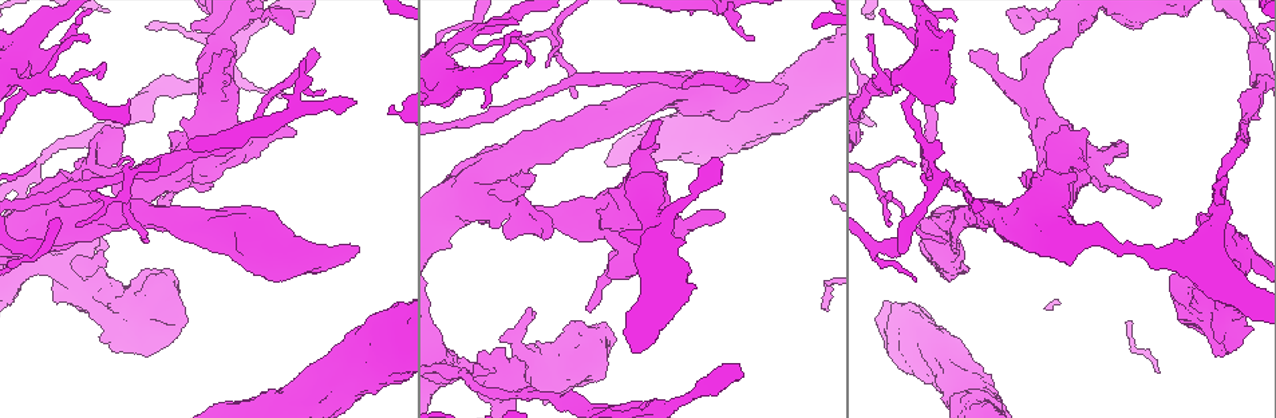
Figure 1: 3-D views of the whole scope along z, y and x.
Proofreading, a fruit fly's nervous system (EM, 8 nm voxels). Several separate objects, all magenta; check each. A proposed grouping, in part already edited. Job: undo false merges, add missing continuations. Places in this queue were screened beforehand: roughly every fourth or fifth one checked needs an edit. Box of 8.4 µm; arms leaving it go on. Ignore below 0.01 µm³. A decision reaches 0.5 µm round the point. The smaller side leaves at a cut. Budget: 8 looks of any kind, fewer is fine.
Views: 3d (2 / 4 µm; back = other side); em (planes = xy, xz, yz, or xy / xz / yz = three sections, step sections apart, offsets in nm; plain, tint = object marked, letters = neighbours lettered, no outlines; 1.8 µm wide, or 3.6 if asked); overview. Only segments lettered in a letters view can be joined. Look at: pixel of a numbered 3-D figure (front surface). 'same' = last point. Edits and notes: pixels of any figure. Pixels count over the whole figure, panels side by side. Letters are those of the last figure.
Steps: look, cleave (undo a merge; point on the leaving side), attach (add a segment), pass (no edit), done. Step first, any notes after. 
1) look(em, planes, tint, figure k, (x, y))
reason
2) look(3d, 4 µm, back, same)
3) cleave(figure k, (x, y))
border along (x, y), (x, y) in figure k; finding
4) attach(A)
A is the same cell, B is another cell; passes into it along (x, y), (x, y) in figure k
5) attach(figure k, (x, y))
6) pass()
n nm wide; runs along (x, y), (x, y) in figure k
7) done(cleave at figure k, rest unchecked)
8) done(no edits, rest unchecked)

look(em, planes, letters, figure 1, (314, 49))
end of a long branch

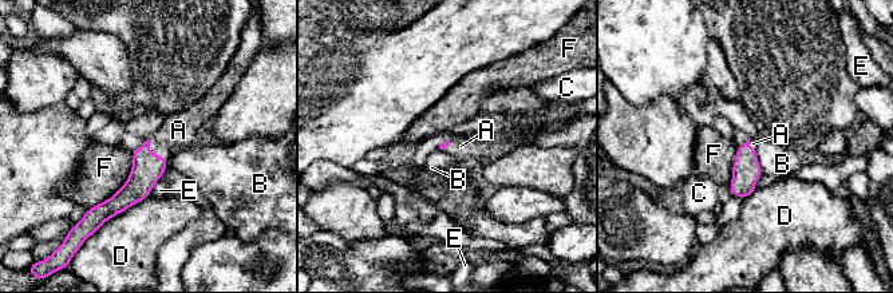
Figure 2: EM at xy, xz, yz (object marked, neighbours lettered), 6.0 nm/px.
attach(A)
A is the same cell, B, C, D, E and F are other cells; passes into it along (147, 169), (151, 153), (178, 130) in figure 2; the neuron continues

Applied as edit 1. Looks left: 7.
look(3d, 4 µm, figure 1, (590, 340))
abrupt turn

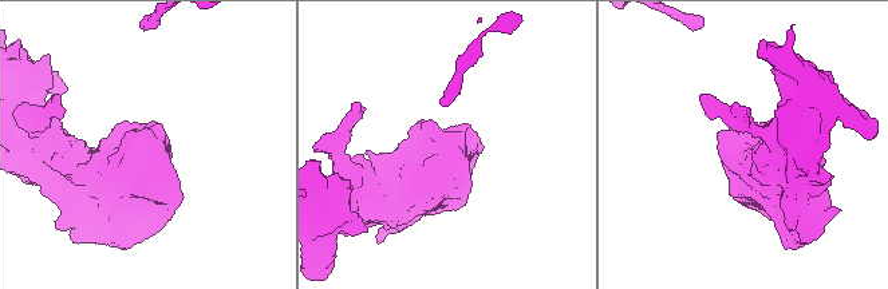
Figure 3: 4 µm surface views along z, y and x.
look(em, 3.6 µm, planes, letters, figure 3, (748, 143))

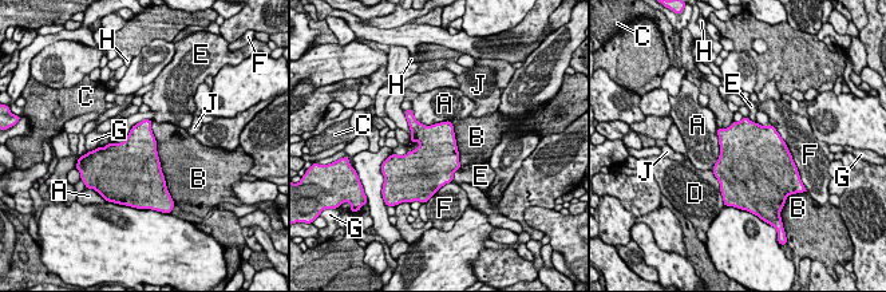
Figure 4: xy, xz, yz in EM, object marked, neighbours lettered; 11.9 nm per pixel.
pass()
A, B, C, D, E, F, G, H and J are other cells; border along (151, 121), (155, 150), (166, 180) in figure 4; all the same neuron

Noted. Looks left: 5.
look(em, yz, step 16, tint, figure 1, (451, 372))

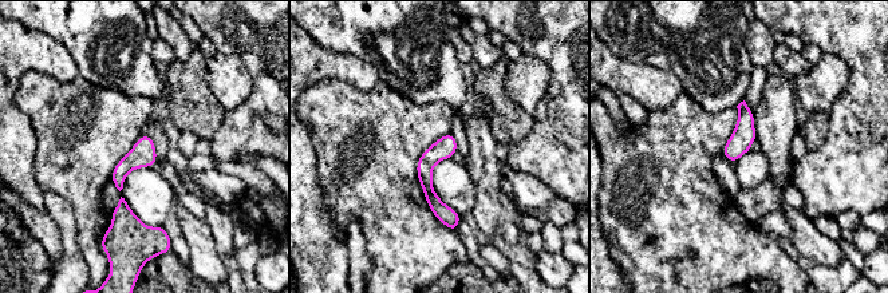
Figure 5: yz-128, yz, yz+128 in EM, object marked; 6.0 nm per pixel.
look(em, yz, step 16, letters, same)

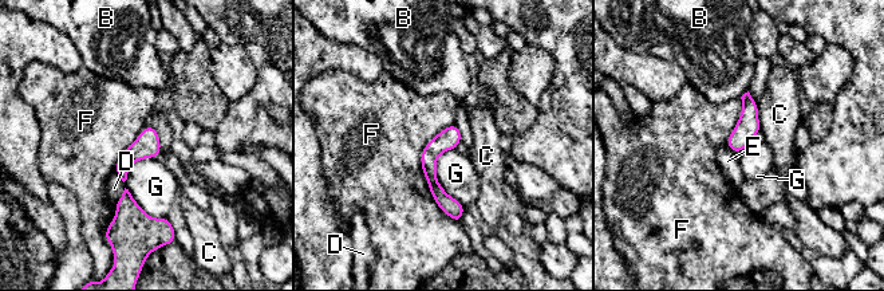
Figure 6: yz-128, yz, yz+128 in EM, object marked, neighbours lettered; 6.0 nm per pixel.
pass()
B, C, D, E, F and G are other cells; all the same neuron

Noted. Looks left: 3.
done(attach at figure 2, rest unchecked)

